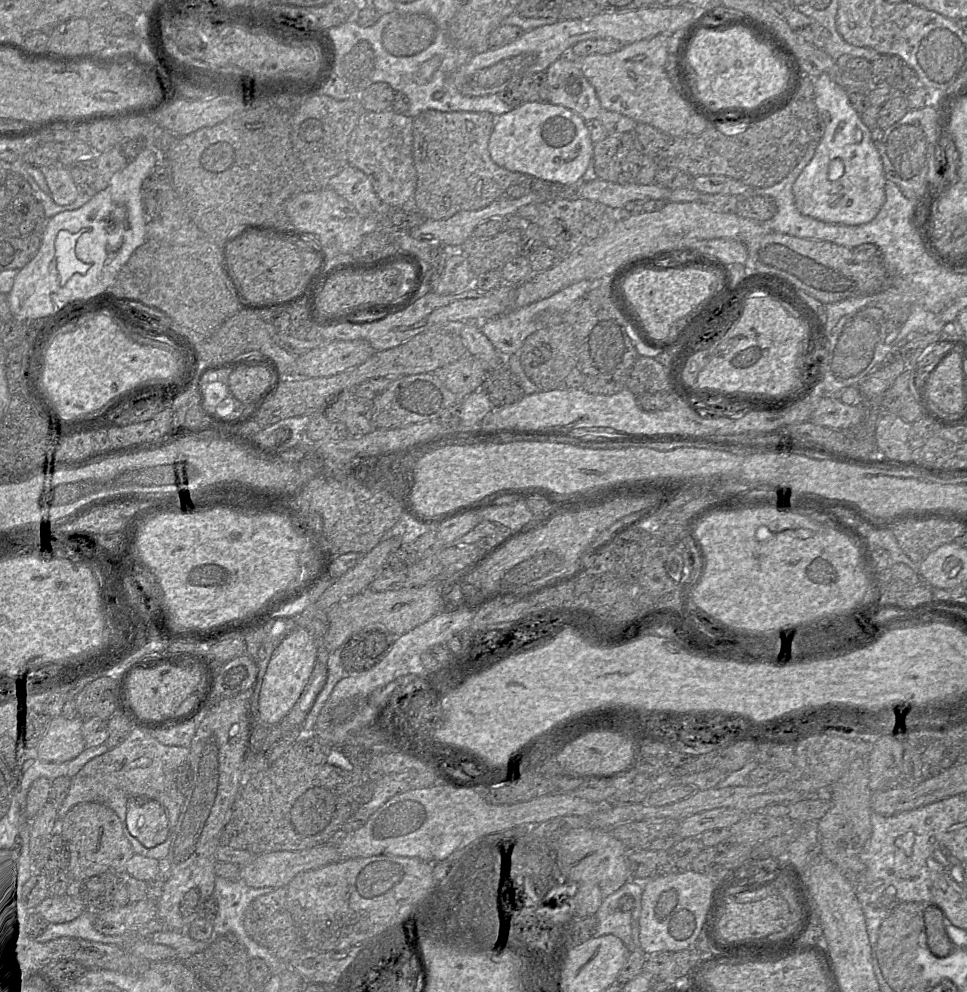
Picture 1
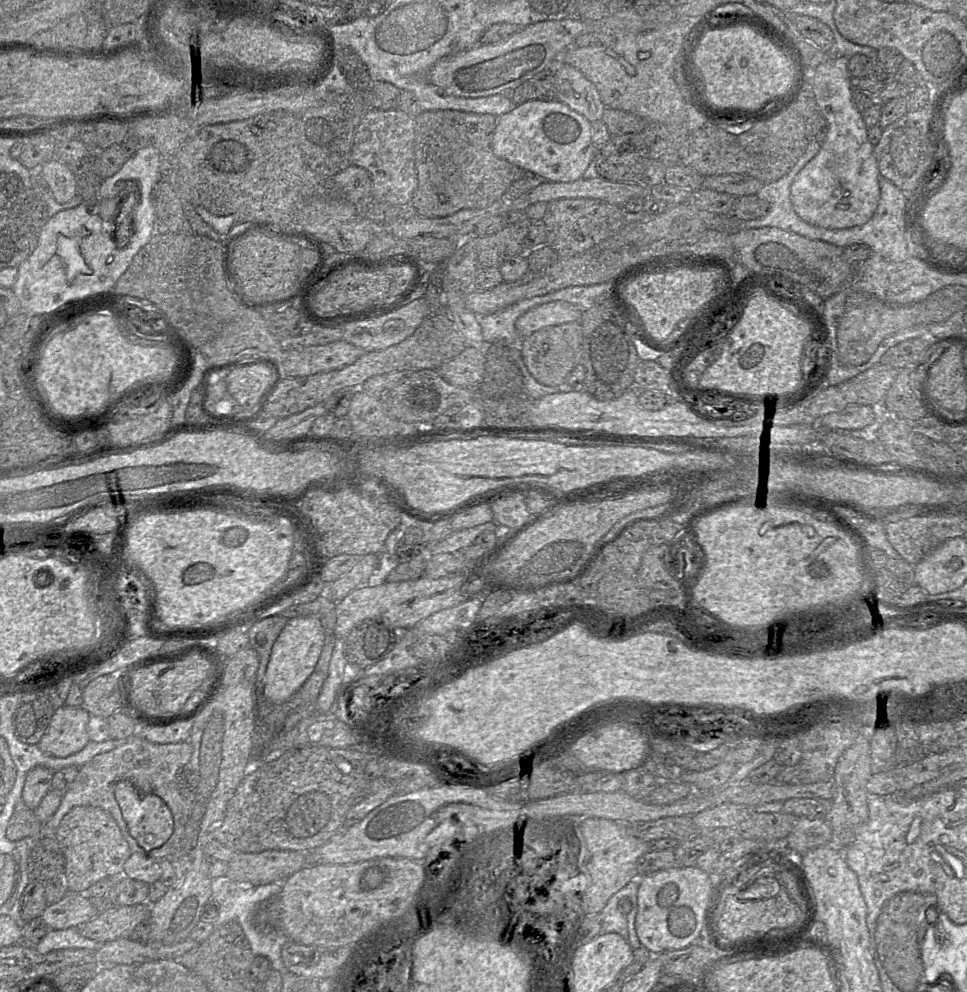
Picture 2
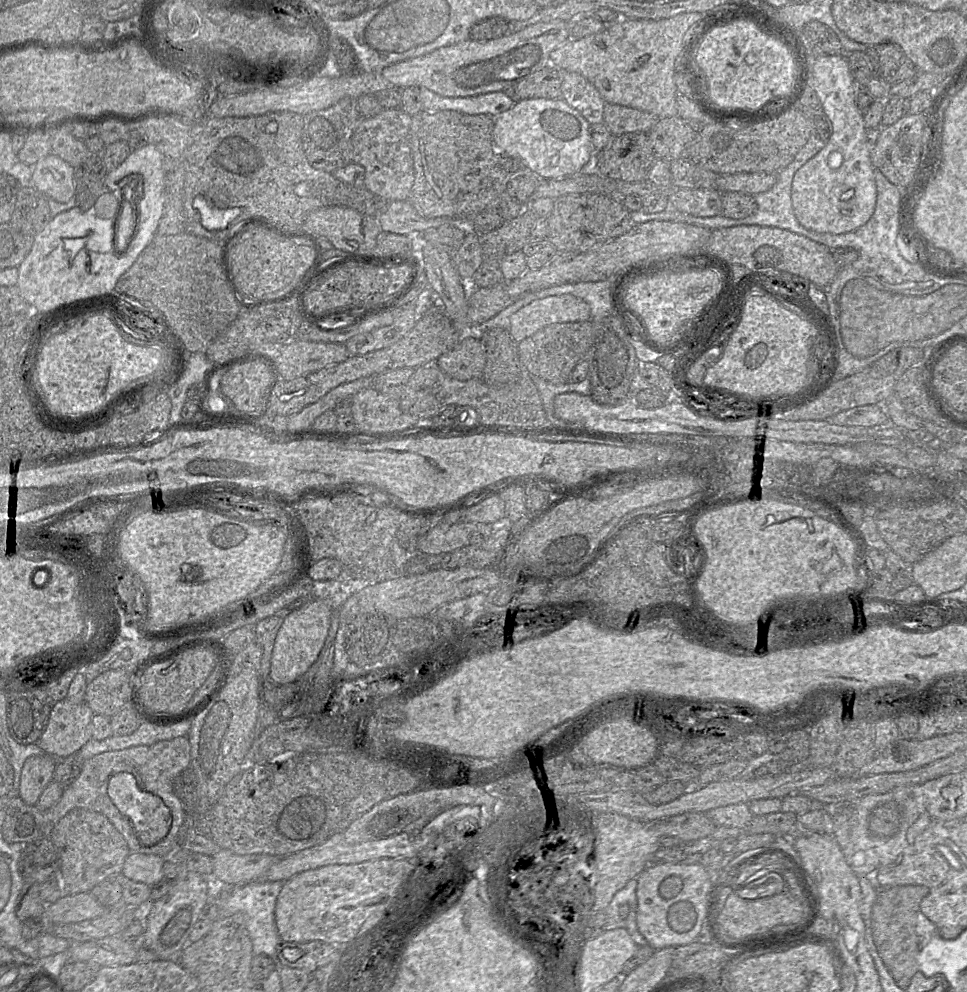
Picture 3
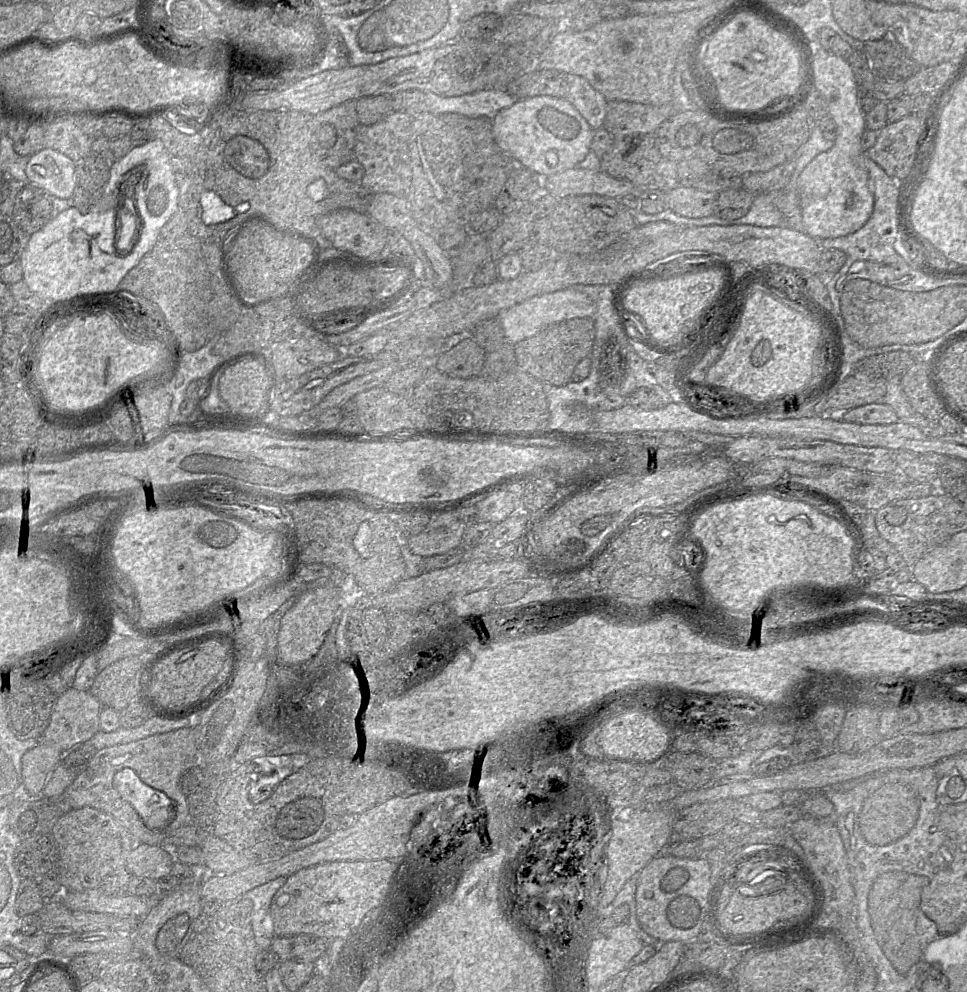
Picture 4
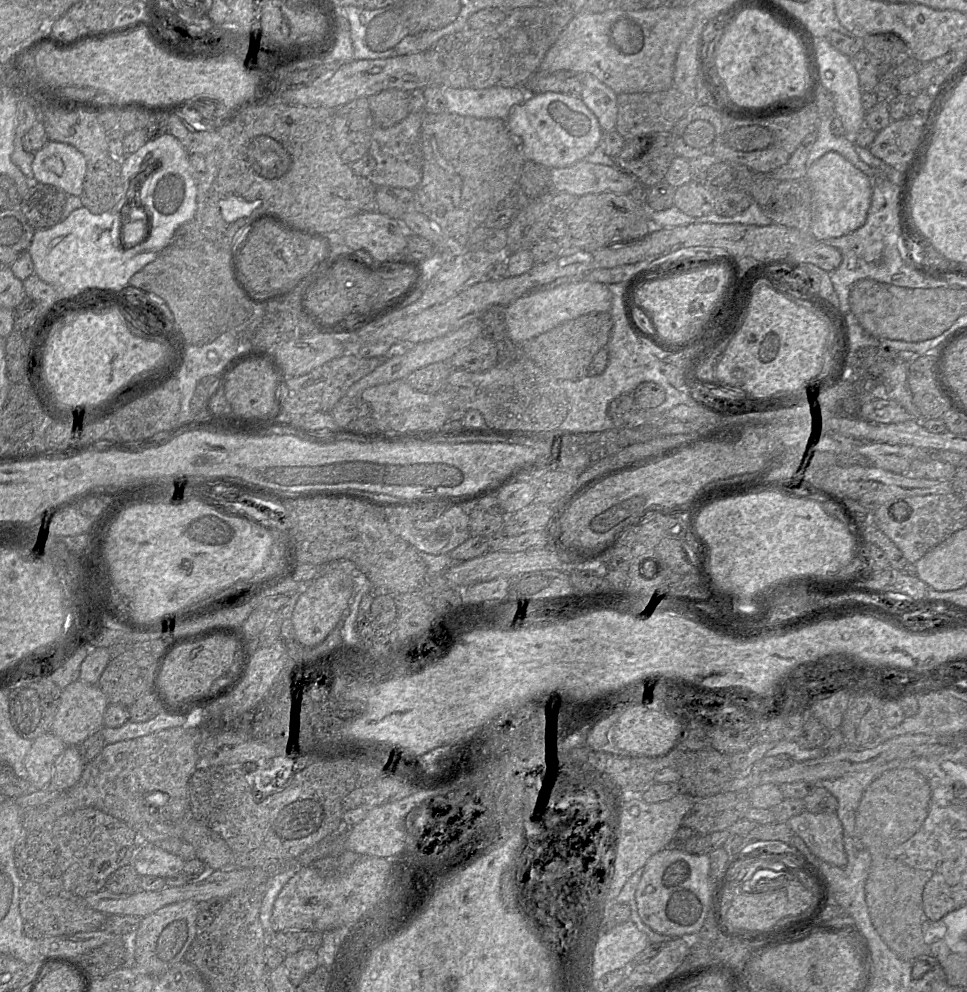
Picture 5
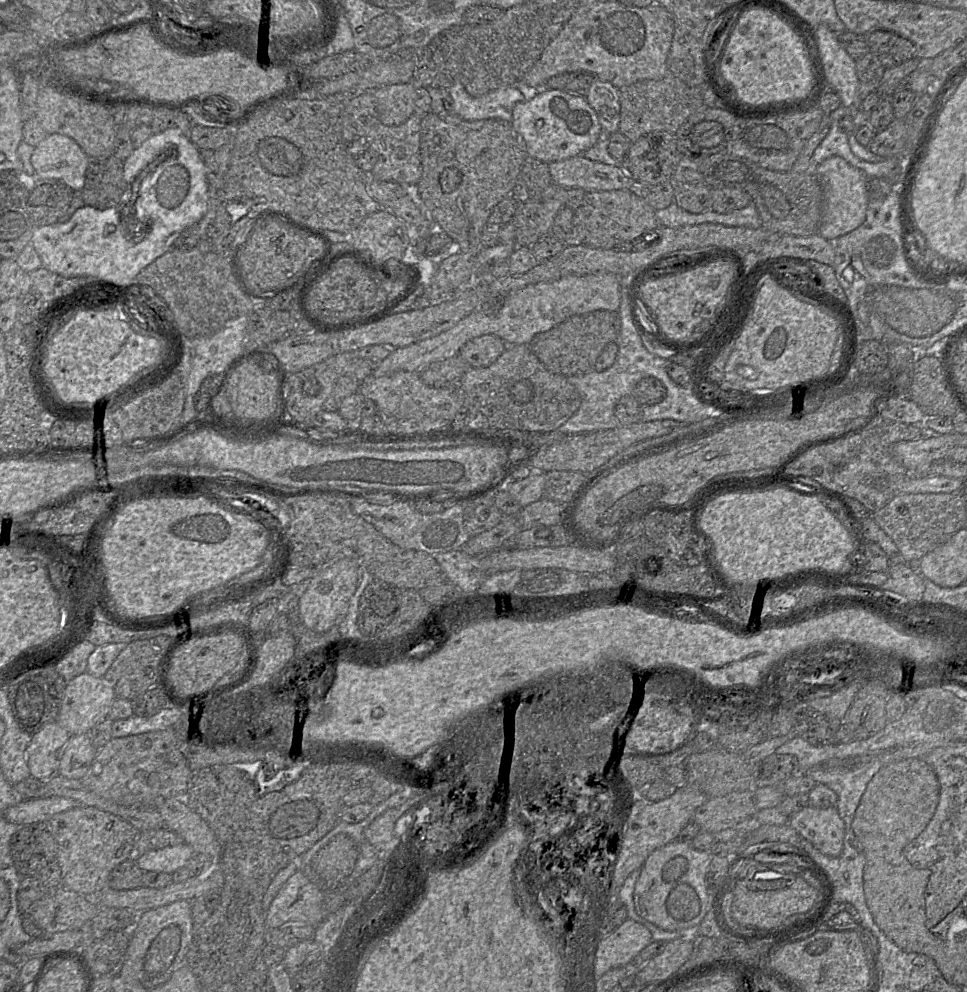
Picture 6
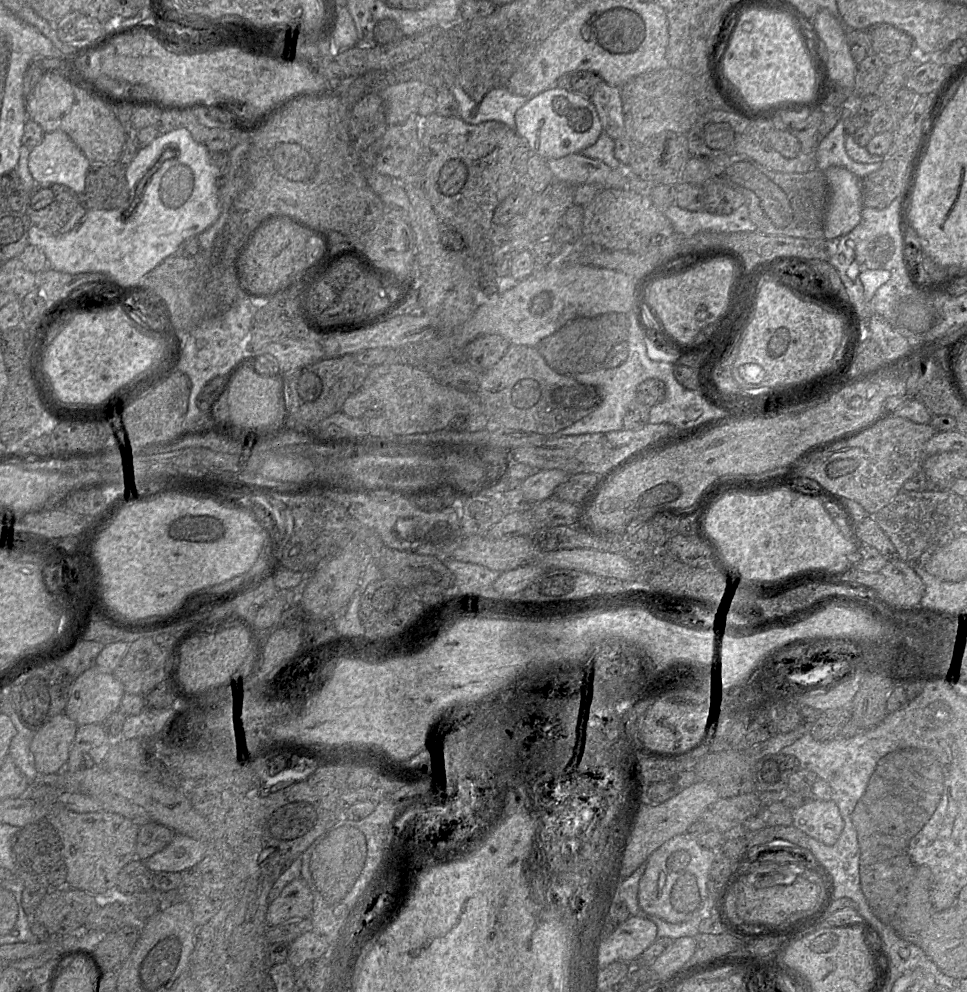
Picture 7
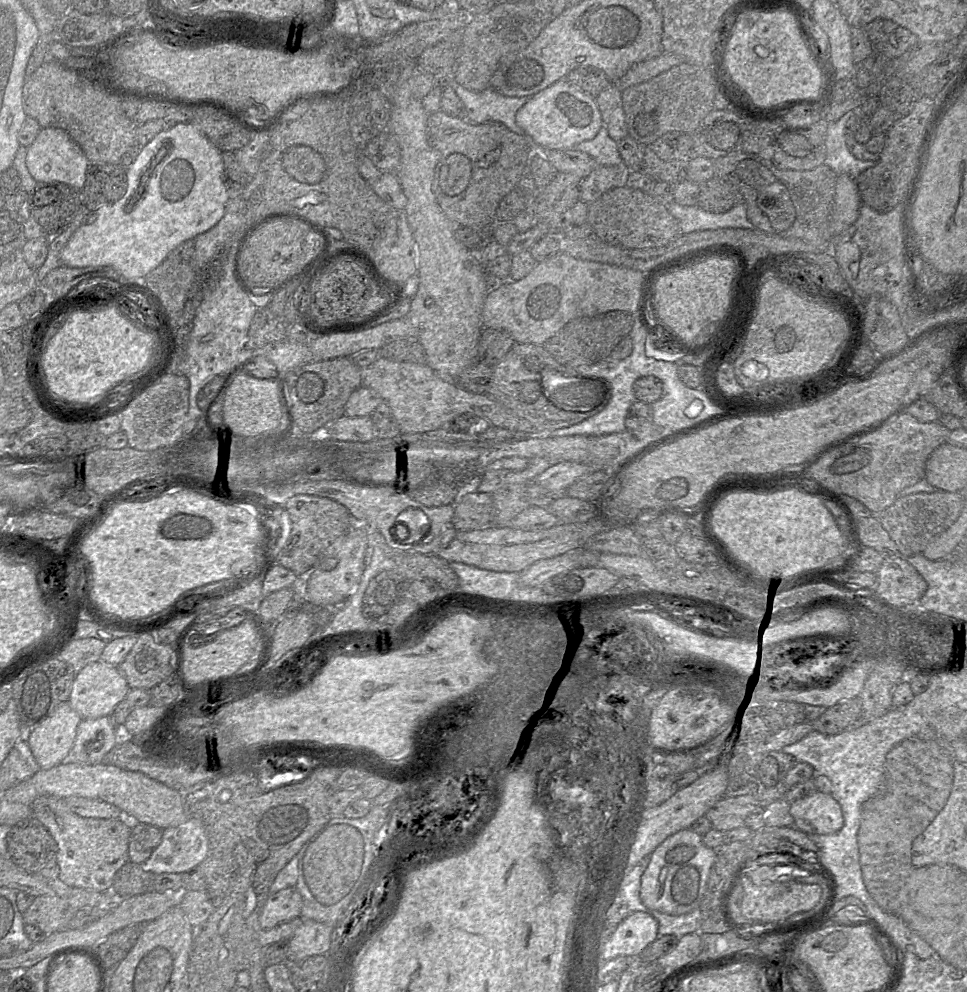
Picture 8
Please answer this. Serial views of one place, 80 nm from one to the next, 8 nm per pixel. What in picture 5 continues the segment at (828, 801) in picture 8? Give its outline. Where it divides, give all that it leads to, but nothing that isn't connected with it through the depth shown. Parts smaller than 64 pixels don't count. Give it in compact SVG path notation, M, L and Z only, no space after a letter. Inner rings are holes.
M804 810L787 823L816 857L831 865L846 866L843 826L836 812L812 813Z

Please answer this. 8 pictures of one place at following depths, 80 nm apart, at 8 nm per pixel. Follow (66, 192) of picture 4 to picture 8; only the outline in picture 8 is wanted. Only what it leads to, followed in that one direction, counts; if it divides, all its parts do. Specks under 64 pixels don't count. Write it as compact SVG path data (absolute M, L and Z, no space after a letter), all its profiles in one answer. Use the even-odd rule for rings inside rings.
M41 128L34 142L27 147L26 166L37 182L59 181L82 189L89 160L80 146L63 129Z

